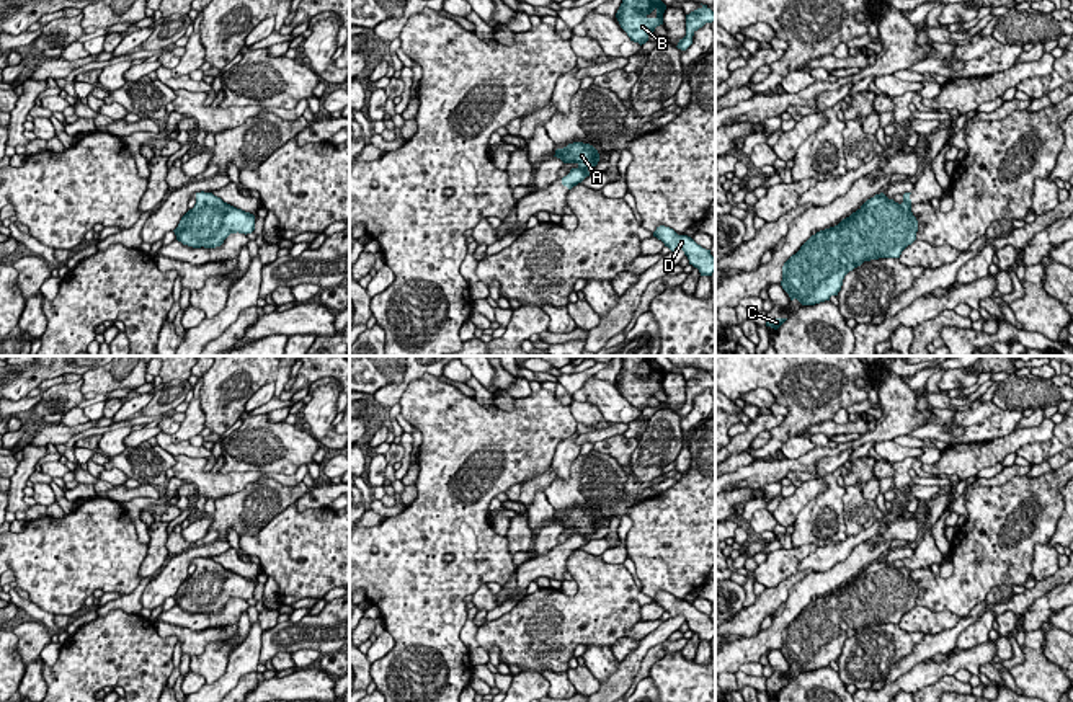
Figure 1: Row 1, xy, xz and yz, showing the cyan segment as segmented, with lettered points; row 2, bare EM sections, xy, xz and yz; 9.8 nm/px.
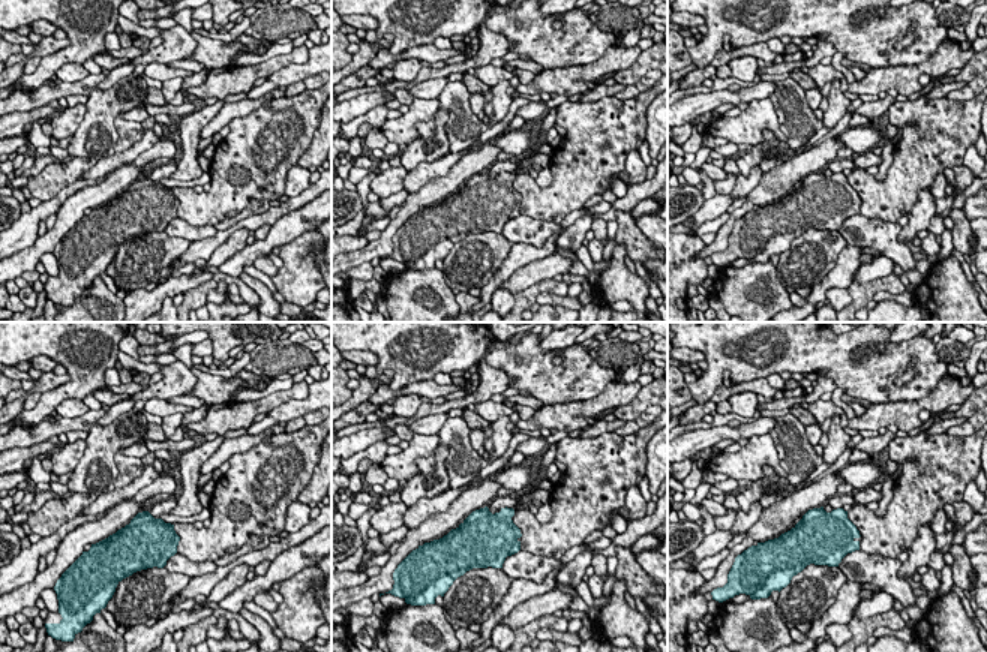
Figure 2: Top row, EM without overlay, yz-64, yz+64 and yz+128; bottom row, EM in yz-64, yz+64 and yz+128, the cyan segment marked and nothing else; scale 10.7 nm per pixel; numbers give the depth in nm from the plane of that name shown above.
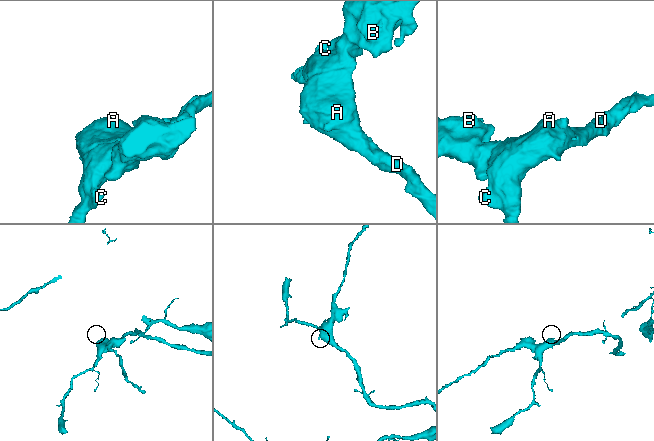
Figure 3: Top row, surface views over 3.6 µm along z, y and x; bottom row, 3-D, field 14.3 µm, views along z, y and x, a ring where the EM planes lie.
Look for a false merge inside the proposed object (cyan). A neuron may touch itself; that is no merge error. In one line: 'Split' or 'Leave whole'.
Leave whole

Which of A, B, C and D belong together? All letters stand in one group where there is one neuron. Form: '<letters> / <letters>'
A B C D

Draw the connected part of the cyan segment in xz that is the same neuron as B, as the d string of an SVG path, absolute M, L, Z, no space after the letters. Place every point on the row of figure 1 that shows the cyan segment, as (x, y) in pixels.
M622 0L616 18L630 41L642 46L648 41L648 34L663 24L665 10L661 0Z

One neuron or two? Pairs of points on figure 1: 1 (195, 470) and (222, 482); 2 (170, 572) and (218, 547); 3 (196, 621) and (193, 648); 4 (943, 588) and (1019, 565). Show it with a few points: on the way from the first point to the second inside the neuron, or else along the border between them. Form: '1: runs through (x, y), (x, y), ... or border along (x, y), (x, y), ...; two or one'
1: runs through (201, 477), (206, 482), (216, 482); one
2: runs through (182, 560), (193, 552), (206, 550); one
3: border along (159, 619), (196, 630), (232, 626); two
4: runs through (962, 588), (980, 572), (1000, 572); one

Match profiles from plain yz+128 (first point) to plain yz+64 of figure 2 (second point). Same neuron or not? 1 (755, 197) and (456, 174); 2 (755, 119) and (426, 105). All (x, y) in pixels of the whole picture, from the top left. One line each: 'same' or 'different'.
1: same
2: same

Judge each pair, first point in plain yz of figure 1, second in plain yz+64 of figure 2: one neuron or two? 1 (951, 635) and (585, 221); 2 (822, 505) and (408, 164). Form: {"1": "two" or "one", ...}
{"1": "two", "2": "one"}

